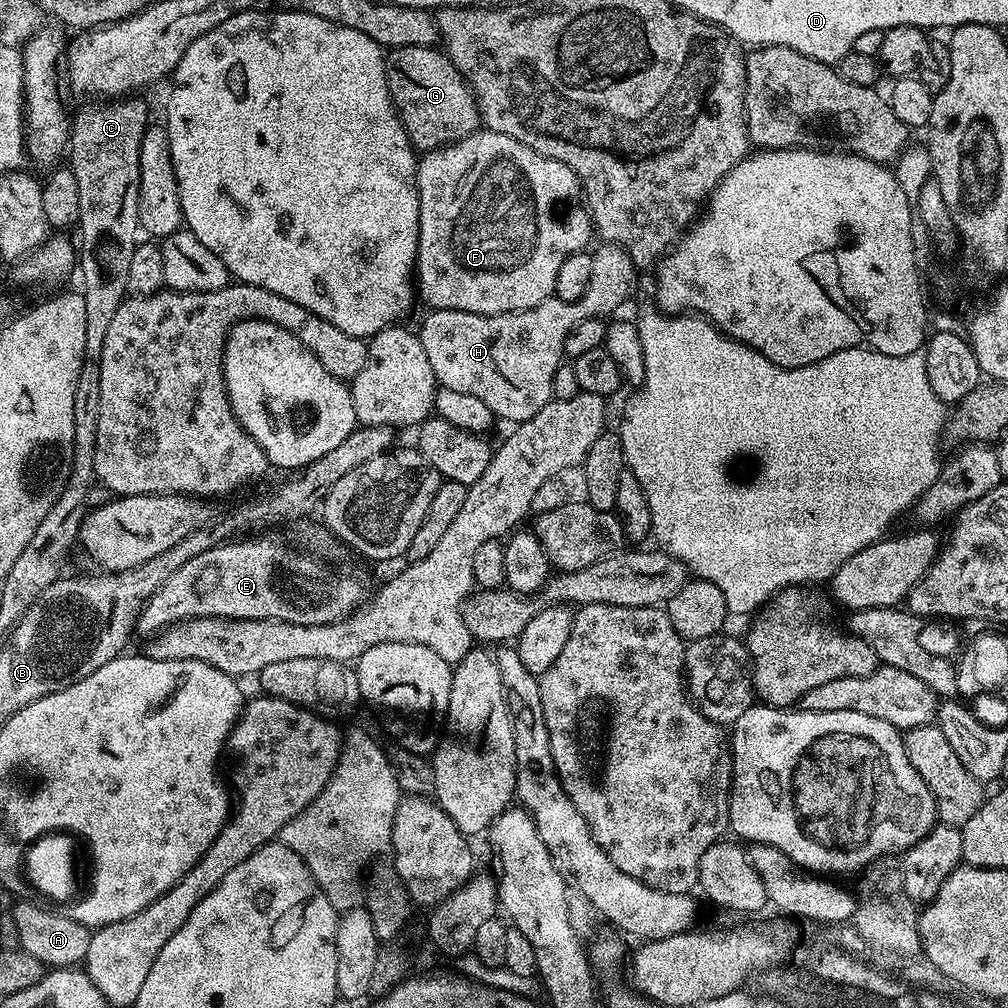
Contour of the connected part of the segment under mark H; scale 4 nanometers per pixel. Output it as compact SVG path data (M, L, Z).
M601 243L599 247L592 252L594 266L590 269L586 294L574 302L562 302L553 294L530 310L493 316L441 308L429 311L429 316L418 327L418 335L422 350L426 350L426 358L430 361L430 370L434 370L436 375L437 385L450 390L462 390L462 394L474 394L474 398L479 398L481 402L486 402L486 406L490 406L493 417L500 419L501 416L504 420L512 420L511 422L534 418L534 414L538 414L538 410L542 410L542 406L554 398L556 372L562 363L564 343L576 321L611 317L616 314L611 312L618 311L632 292L632 283L636 280L638 269L630 254L613 244Z

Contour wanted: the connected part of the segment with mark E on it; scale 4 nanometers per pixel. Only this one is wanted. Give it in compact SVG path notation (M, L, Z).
M268 536L261 540L248 539L252 538L219 544L217 548L206 550L206 554L198 554L198 558L190 558L190 562L178 566L178 570L174 570L174 574L170 574L170 578L166 578L166 582L148 597L140 617L136 619L135 631L141 632L144 638L151 638L157 632L163 632L169 624L192 620L195 616L217 616L223 620L281 620L302 626L318 626L342 620L365 603L364 584L354 573L339 572L323 564L316 557L319 555L307 551L295 552L290 545L280 540L271 540Z

